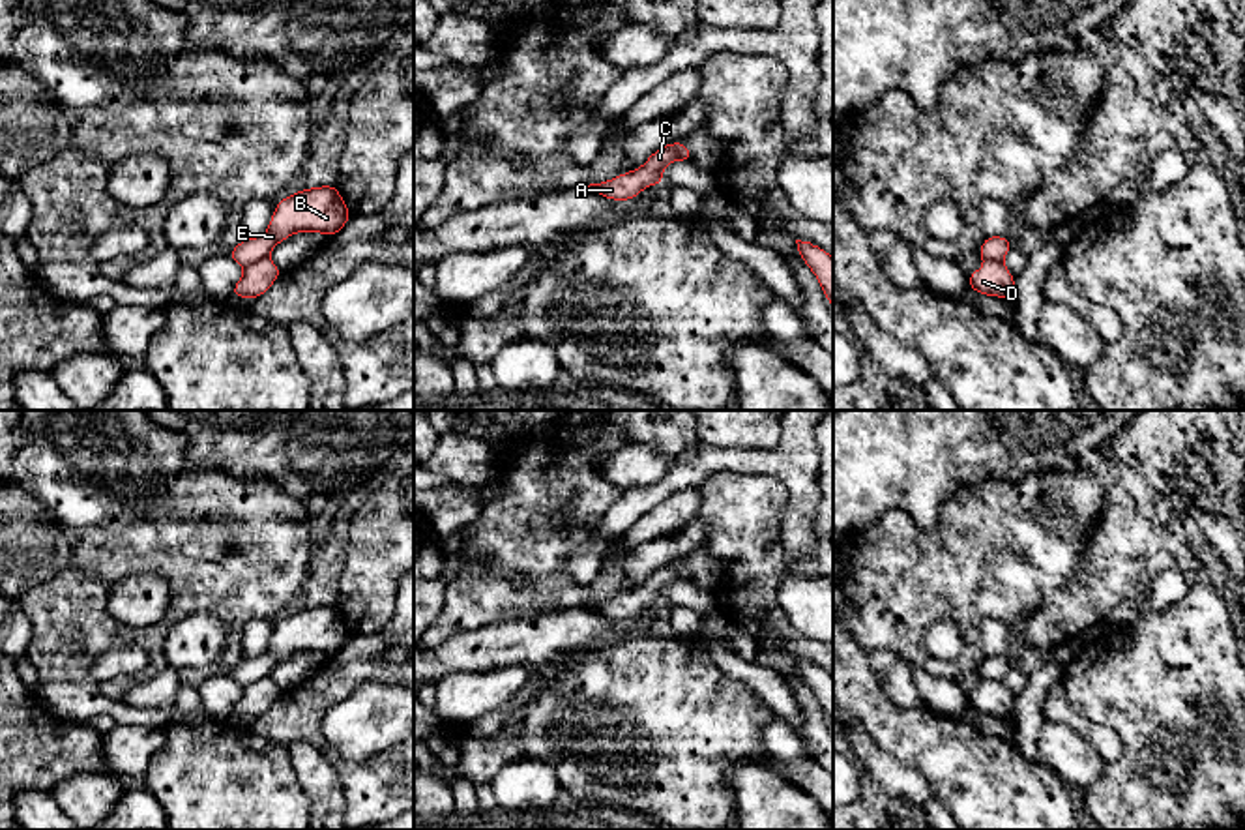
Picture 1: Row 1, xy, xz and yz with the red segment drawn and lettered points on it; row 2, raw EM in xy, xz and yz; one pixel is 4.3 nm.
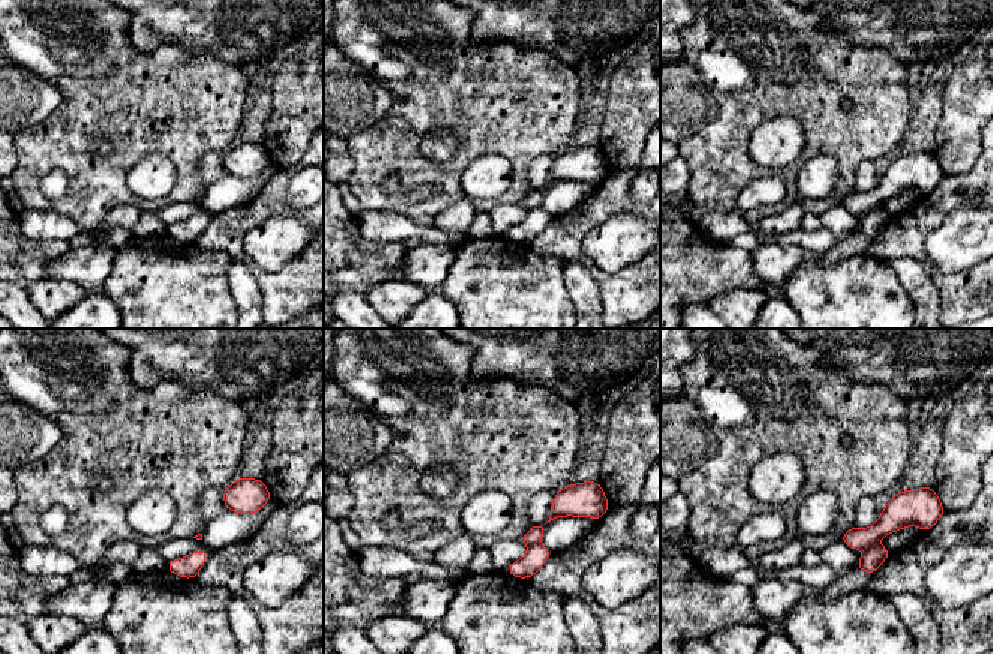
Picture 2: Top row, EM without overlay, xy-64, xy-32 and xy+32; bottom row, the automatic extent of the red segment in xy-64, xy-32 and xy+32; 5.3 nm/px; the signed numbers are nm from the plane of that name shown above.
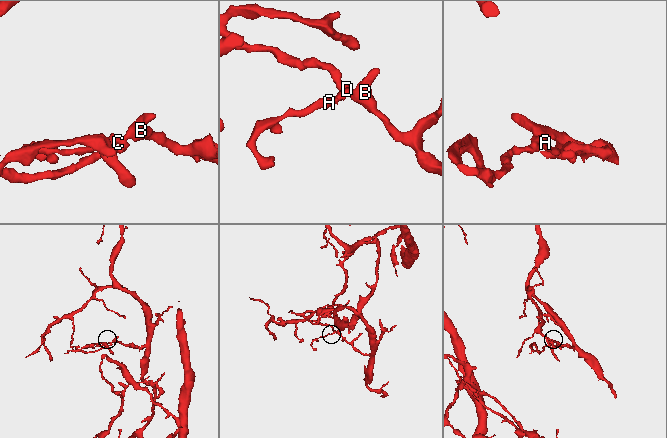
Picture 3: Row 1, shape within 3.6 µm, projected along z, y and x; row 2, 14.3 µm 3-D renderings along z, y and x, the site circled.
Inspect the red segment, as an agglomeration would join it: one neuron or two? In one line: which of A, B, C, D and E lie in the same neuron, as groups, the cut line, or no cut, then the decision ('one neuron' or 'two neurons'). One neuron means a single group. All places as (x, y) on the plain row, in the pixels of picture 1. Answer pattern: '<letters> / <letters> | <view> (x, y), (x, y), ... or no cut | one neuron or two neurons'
A B C E / D | xy (266, 677), (246, 688) | two neurons

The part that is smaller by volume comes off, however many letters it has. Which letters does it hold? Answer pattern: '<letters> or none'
D

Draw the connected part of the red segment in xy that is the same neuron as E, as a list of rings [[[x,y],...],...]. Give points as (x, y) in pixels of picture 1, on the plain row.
[[[337,605],[300,609],[277,622],[268,650],[242,660],[228,676],[243,688],[268,678],[271,669],[294,652],[335,656],[352,637]]]

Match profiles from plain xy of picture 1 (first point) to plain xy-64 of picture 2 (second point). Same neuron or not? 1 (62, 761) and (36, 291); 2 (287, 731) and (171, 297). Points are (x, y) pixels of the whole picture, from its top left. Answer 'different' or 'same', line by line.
1: different
2: different

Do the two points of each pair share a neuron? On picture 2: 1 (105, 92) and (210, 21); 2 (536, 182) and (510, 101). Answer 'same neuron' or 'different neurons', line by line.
1: different neurons
2: different neurons

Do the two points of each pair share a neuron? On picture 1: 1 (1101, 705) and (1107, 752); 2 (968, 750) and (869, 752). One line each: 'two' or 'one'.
1: two
2: two

